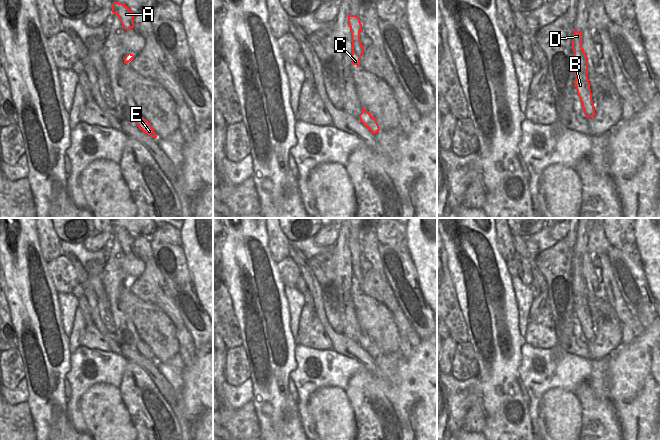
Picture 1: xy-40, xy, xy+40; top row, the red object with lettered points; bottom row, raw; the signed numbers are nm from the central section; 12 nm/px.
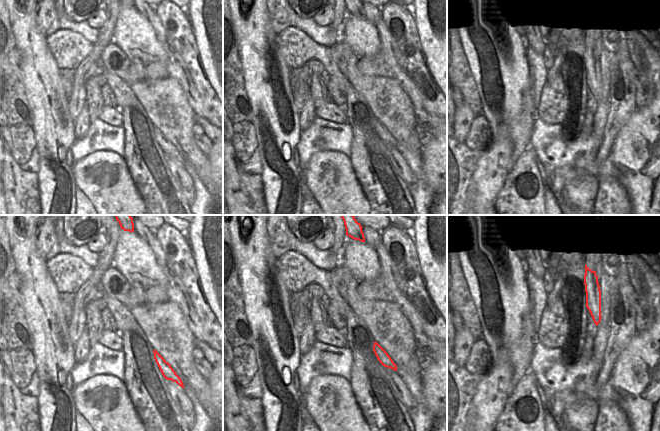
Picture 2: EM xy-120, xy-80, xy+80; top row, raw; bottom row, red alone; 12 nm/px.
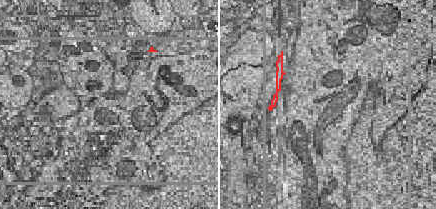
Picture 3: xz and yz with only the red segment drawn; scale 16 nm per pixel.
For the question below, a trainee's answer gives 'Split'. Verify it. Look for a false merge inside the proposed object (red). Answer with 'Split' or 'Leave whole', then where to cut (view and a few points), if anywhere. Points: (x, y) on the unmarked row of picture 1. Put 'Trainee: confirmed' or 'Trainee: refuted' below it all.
Leave whole. No split.
Trainee: refuted

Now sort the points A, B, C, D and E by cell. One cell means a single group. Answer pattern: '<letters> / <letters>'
A B C D E

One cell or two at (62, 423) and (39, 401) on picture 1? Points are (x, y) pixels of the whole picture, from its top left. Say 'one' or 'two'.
two

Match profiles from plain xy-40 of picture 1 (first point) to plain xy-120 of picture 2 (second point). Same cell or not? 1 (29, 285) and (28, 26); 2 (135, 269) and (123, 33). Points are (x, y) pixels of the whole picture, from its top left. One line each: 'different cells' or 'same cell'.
1: same cell
2: same cell

